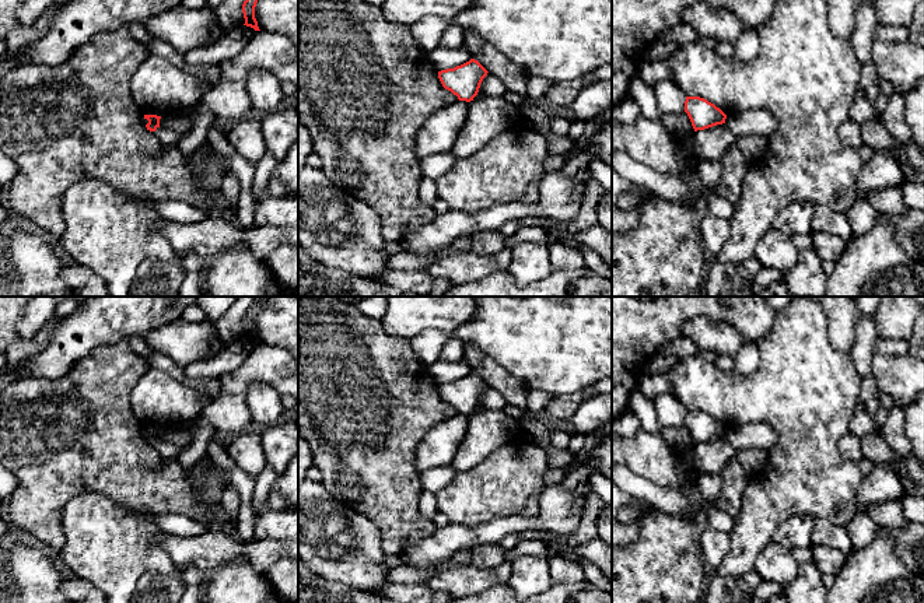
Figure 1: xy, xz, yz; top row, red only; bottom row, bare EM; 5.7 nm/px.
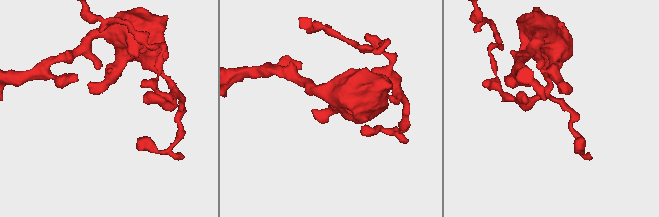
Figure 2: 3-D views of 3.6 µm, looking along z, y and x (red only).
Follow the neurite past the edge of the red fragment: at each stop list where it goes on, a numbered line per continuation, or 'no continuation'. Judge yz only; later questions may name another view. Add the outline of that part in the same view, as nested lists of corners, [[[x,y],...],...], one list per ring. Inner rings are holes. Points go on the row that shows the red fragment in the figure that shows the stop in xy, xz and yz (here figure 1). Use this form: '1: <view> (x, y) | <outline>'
no continuation

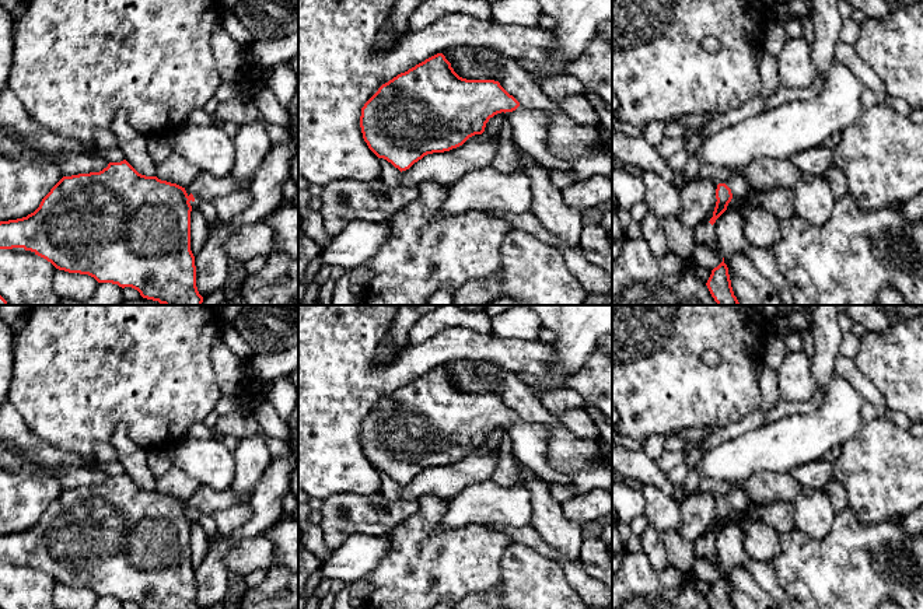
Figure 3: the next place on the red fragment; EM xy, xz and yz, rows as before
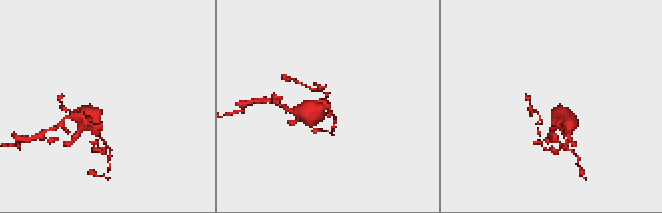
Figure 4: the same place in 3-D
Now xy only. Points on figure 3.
1: xy (206, 186) | [[[200,171],[199,176],[190,186],[190,193],[193,195],[195,202],[210,202],[217,196],[227,195],[238,189],[247,189],[251,182],[252,179],[248,179],[247,182],[241,183],[234,179],[231,174],[216,178],[209,172]]]

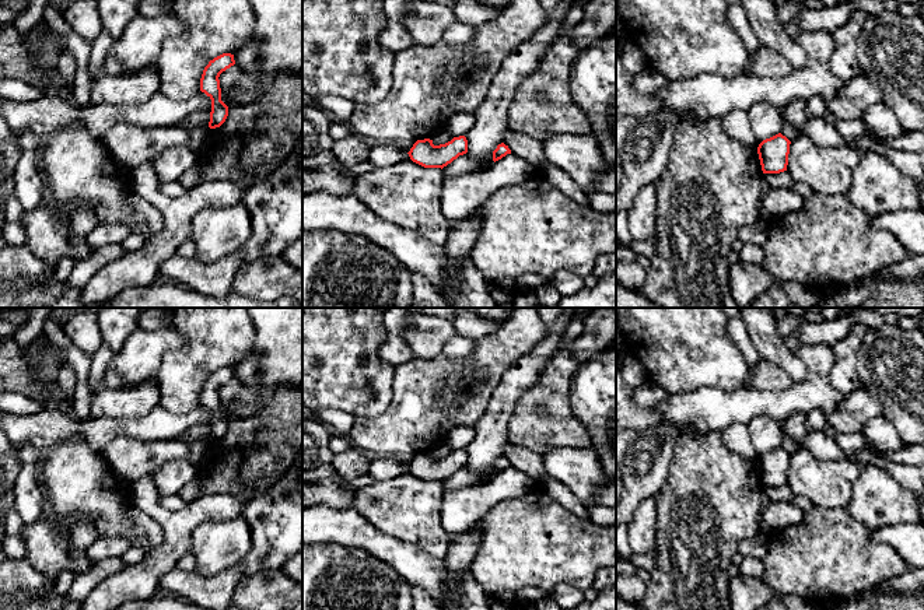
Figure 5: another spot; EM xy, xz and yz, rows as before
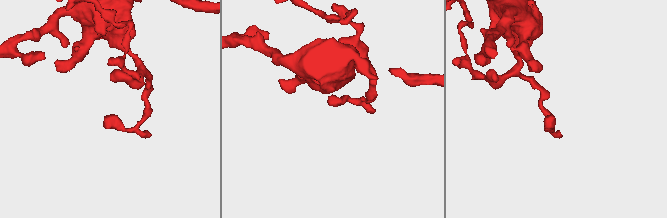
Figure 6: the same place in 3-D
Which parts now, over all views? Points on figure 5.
no continuation

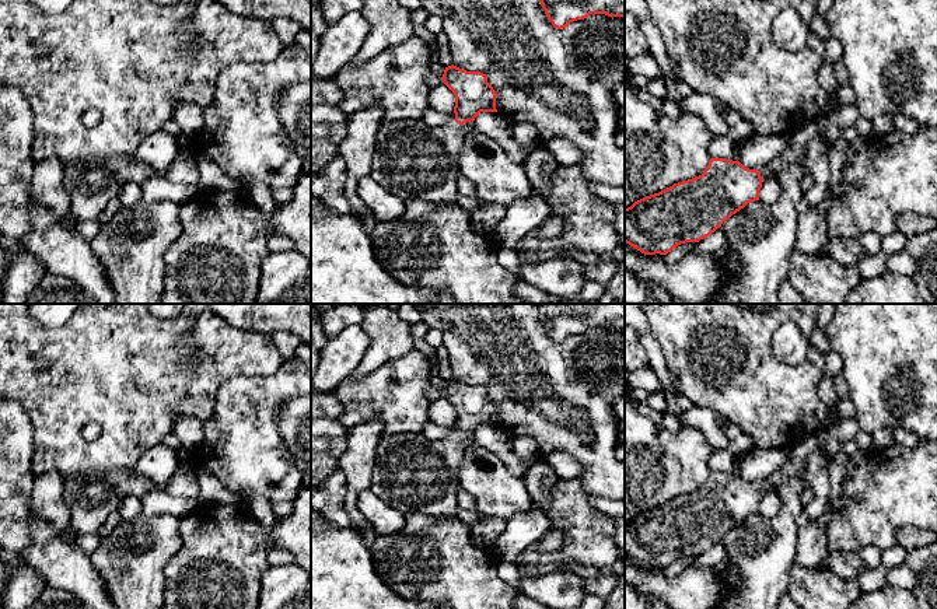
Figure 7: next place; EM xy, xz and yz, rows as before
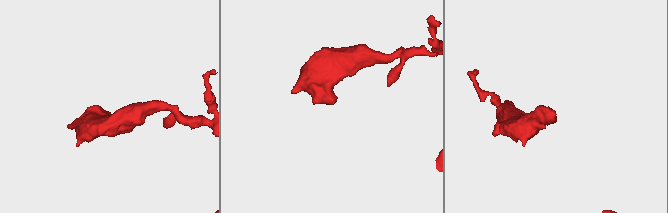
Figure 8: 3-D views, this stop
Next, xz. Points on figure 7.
1: xz (412, 160) | [[[423,120],[382,123],[370,176],[403,202],[454,203],[459,195],[457,181],[462,175],[459,158],[466,136],[468,129],[455,120],[441,127],[430,127]]]

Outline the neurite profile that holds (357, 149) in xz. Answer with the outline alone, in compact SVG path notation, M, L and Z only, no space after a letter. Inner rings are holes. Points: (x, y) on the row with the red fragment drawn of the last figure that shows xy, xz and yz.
M371 106L347 118L347 134L339 144L339 154L346 161L345 195L350 203L350 214L360 217L368 213L357 193L359 181L370 176L375 137L382 126L384 113Z

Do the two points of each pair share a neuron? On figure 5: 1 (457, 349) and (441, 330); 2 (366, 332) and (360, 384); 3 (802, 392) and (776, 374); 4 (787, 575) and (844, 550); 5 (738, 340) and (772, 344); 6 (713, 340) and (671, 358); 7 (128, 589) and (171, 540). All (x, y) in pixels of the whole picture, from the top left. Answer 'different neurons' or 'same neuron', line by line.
1: different neurons
2: same neuron
3: different neurons
4: same neuron
5: different neurons
6: same neuron
7: same neuron

